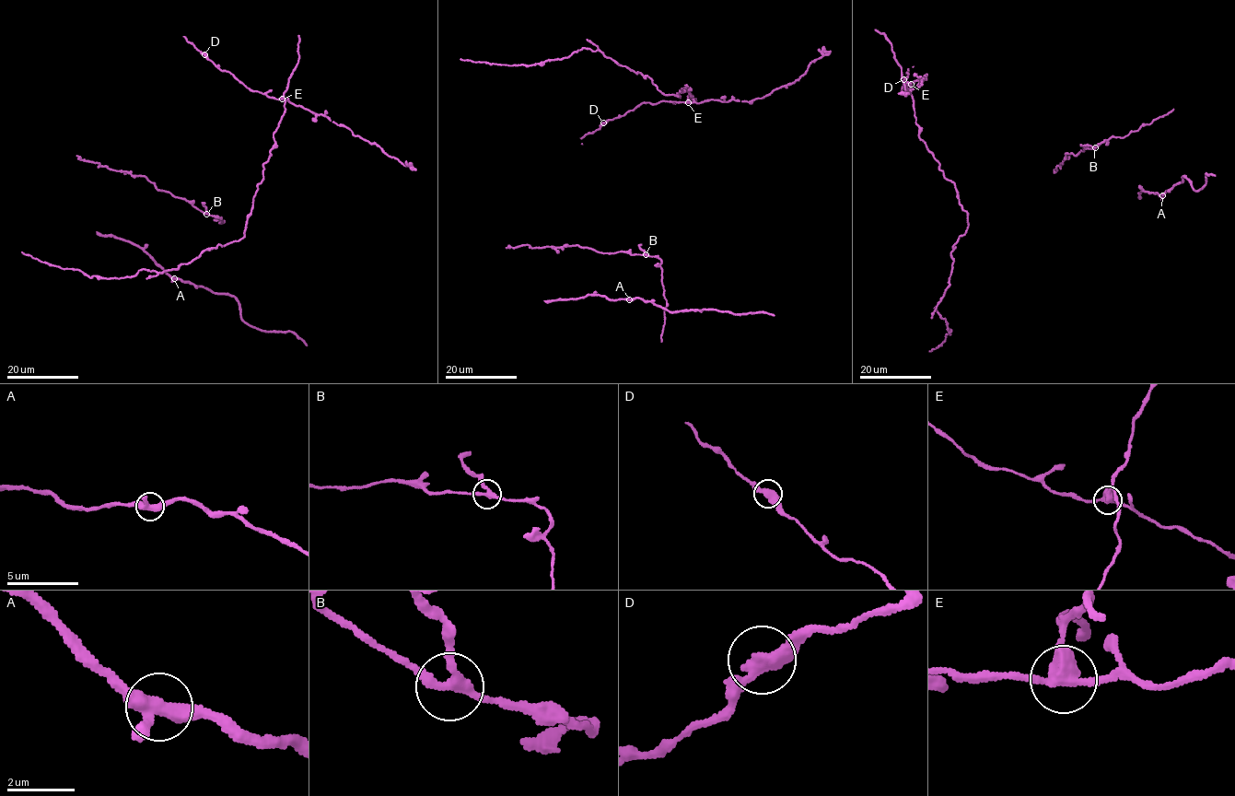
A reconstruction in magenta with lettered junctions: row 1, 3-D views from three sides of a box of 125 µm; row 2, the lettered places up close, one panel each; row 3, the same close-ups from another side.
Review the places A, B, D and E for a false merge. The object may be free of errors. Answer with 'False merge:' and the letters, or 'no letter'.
False merge: E

